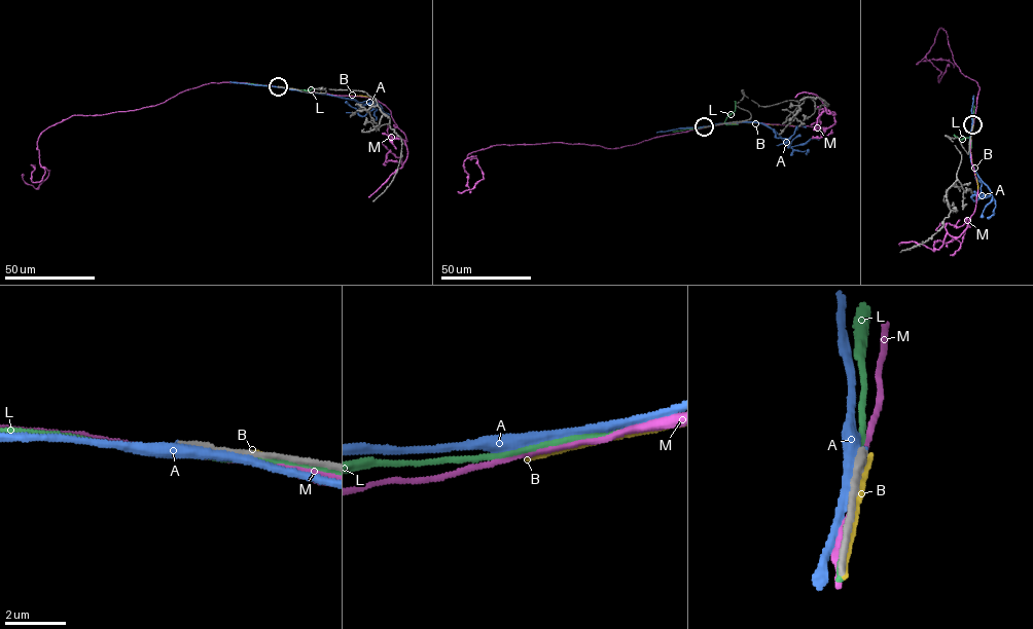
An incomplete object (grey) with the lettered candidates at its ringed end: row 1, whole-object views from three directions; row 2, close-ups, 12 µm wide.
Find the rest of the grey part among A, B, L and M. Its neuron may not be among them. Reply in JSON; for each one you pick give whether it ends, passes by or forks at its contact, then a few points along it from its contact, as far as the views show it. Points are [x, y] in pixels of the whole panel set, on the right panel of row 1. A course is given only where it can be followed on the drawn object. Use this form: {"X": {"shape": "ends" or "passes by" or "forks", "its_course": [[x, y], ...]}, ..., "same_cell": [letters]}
{"same_cell": []}

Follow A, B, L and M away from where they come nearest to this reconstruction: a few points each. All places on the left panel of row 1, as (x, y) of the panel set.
A: (280, 86), (354, 100), (362, 116), (378, 103)
B: (281, 86), (372, 98)
L: (281, 87), (307, 90), (313, 87)
M: (279, 86), (209, 83), (155, 106), (72, 115), (38, 138), (46, 178), (35, 188), (23, 174)

